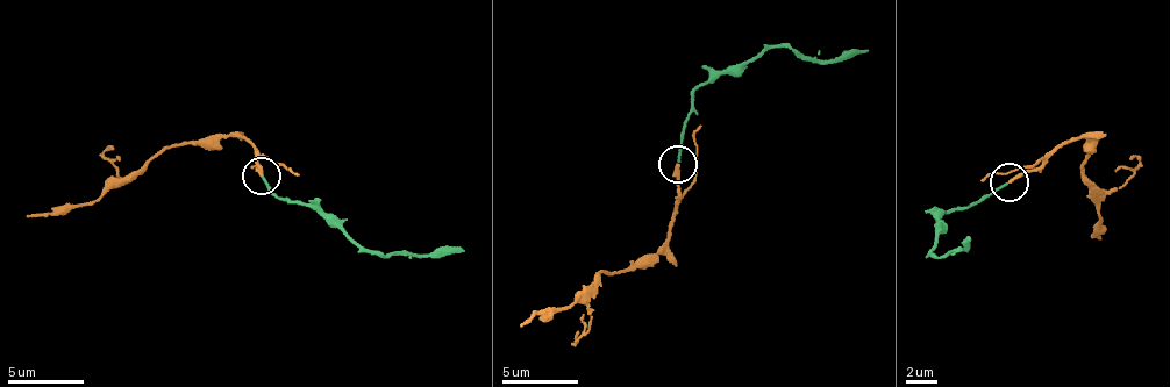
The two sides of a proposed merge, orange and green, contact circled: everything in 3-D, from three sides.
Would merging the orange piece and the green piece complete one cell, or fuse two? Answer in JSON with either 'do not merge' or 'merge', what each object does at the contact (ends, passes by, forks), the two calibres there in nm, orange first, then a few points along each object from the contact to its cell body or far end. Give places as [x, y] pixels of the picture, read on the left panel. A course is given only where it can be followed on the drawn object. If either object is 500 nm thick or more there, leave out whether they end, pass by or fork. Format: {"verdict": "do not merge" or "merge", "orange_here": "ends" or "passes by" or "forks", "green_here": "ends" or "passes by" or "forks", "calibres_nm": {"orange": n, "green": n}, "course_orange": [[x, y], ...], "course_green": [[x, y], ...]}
{"verdict": "merge", "orange_here": "ends", "green_here": "ends", "calibres_nm": {"orange": 240, "green": 140}, "course_orange": [[261, 177], [250, 141], [229, 136], [171, 143], [91, 202], [61, 205], [26, 216]], "course_green": [[261, 177], [282, 199], [307, 203], [363, 248], [387, 256], [466, 251]]}

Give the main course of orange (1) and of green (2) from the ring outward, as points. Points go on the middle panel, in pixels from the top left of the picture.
1: (677, 163), (680, 191), (672, 224), (658, 251), (612, 271), (603, 269), (570, 307), (544, 309), (520, 325)
2: (677, 163), (691, 115), (692, 92), (768, 48), (794, 48), (818, 61), (843, 62), (870, 49)

